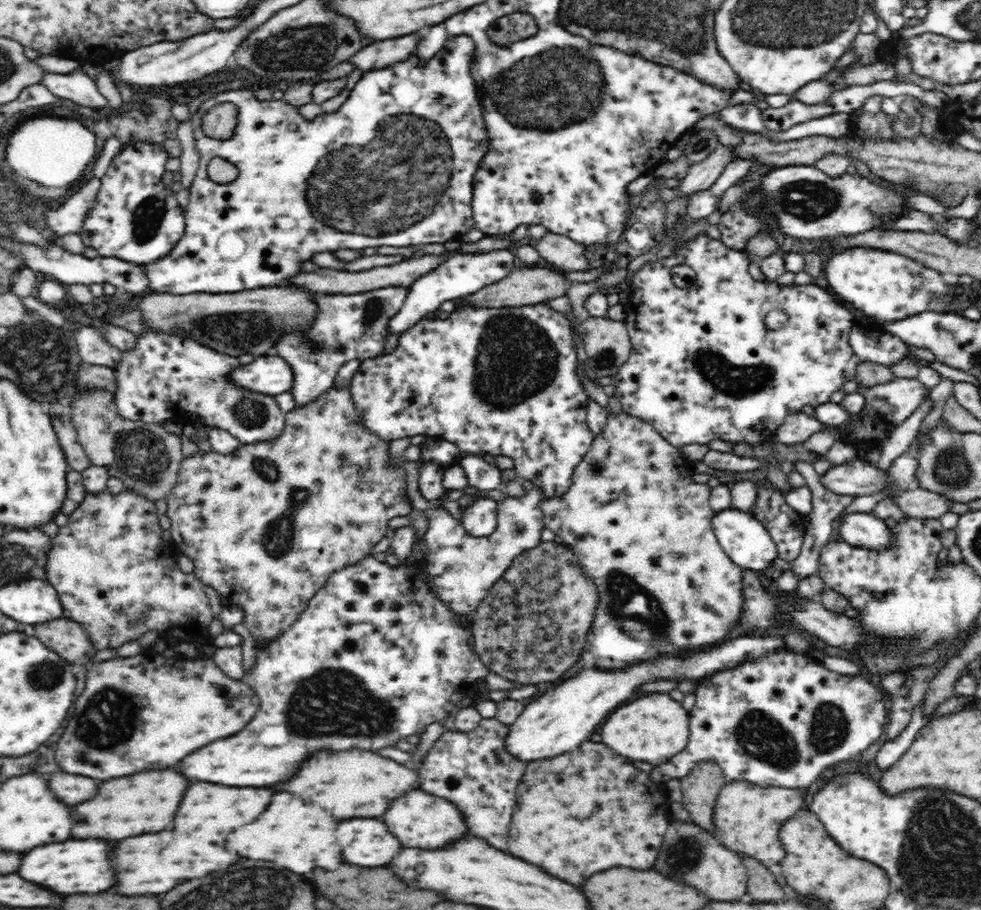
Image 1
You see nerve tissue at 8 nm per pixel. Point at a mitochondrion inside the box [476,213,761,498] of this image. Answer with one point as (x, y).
(606, 357)

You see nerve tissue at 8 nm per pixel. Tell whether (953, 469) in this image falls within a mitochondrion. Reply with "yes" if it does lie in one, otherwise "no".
yes

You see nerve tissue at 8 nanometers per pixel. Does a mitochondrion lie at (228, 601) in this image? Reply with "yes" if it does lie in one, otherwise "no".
no

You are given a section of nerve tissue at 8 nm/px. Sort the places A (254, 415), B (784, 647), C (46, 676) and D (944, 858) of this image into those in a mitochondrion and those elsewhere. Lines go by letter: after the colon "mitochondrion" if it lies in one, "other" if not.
A: mitochondrion
B: other
C: mitochondrion
D: mitochondrion

